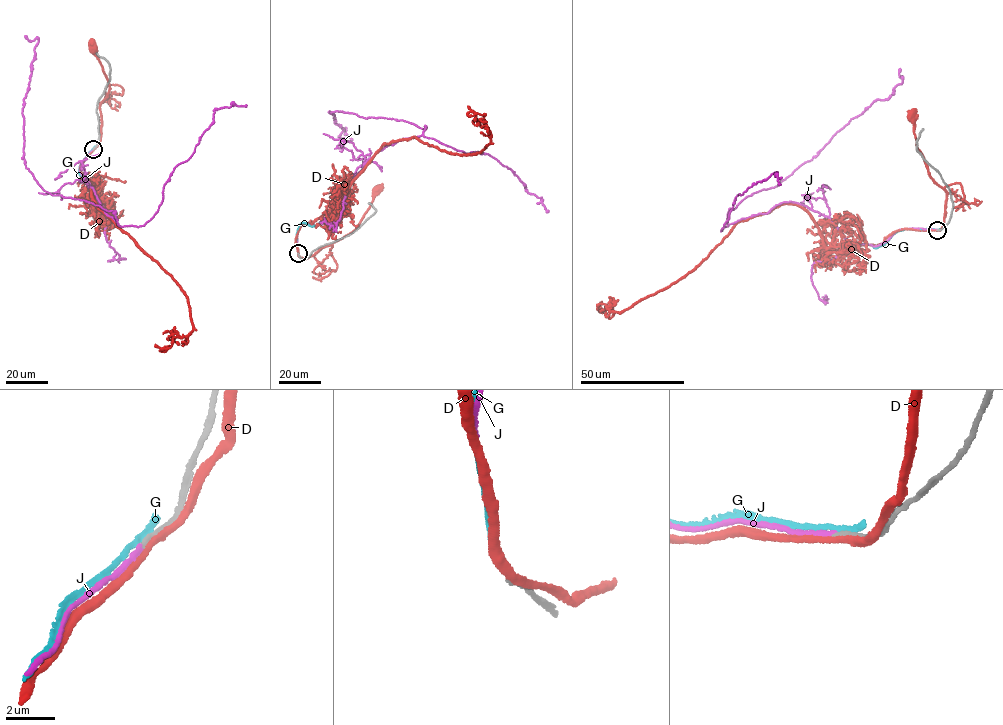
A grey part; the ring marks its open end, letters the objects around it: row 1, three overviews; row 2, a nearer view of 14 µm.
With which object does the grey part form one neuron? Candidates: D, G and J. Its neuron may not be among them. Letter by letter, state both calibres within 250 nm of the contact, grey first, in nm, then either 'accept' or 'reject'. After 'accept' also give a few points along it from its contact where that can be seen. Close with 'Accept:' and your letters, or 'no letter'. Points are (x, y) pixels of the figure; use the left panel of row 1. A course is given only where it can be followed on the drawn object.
D: calibres 190 and 340 nm; reject
G: calibres 240 and 240 nm; reject
J: calibres 190 and 190 nm; accept; course (93, 149), (79, 168), (119, 226), (115, 211), (51, 194), (26, 168), (22, 109), (38, 39), (25, 35)
Accept: J

